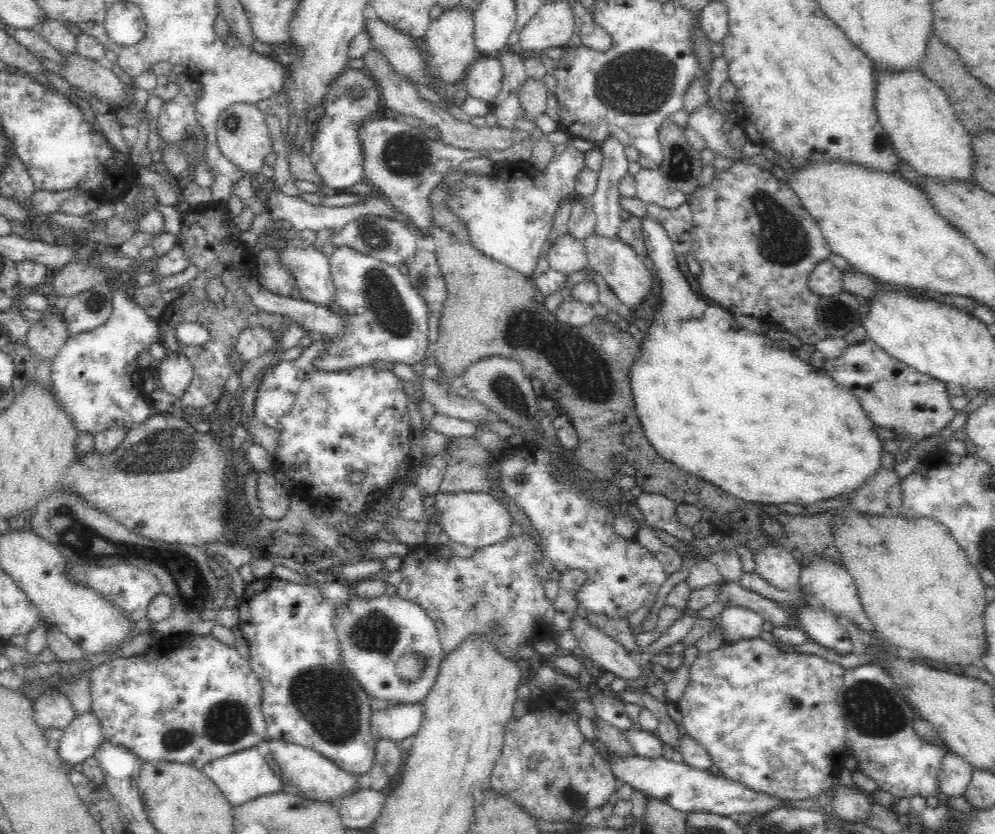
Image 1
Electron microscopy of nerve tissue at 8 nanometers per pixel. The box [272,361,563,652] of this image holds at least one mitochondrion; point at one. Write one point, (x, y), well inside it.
(506, 388)

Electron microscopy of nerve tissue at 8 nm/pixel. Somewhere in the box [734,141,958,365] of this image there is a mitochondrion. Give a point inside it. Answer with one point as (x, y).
(782, 240)

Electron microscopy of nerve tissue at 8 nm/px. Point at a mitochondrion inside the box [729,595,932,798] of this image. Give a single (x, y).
(872, 711)

